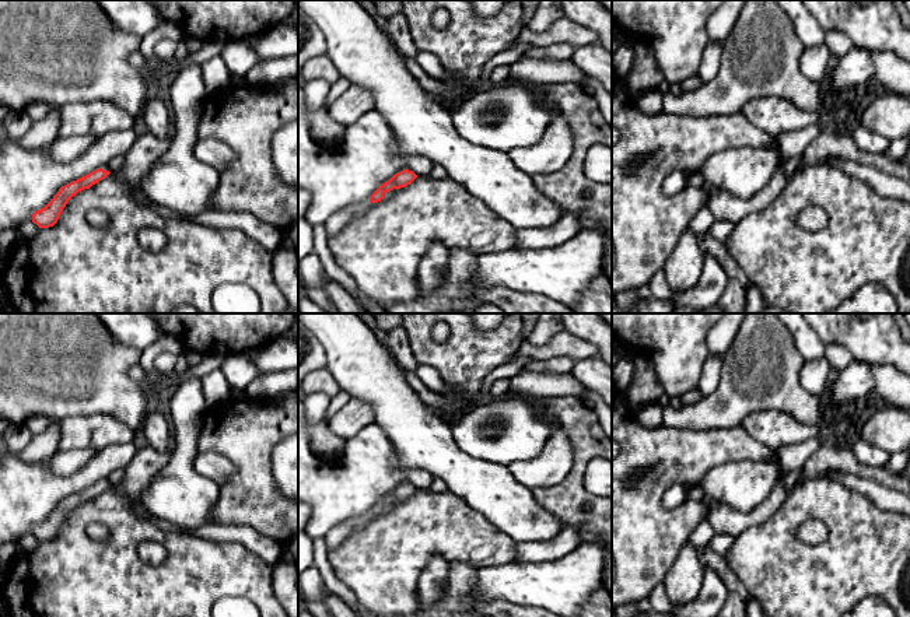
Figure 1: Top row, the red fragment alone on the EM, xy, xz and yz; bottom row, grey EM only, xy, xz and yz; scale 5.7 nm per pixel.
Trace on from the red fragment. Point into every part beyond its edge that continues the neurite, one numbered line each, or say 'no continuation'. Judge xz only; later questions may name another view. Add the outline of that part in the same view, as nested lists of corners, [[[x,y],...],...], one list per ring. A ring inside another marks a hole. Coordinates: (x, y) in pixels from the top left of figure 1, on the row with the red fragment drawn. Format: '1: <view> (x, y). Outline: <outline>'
no continuation

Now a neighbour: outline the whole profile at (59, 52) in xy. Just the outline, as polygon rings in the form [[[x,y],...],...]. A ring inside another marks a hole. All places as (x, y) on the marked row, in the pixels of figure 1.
[[[0,0],[0,104],[10,111],[22,112],[36,101],[48,102],[53,108],[71,102],[105,101],[137,118],[141,115],[146,101],[153,97],[147,70],[129,63],[130,55],[140,50],[141,39],[141,36],[116,28],[95,0]]]

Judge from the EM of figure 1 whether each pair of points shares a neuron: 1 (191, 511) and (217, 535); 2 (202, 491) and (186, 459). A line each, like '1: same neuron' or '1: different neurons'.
1: different neurons
2: same neuron

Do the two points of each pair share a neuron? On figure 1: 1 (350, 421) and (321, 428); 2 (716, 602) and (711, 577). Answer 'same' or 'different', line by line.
1: different
2: same

